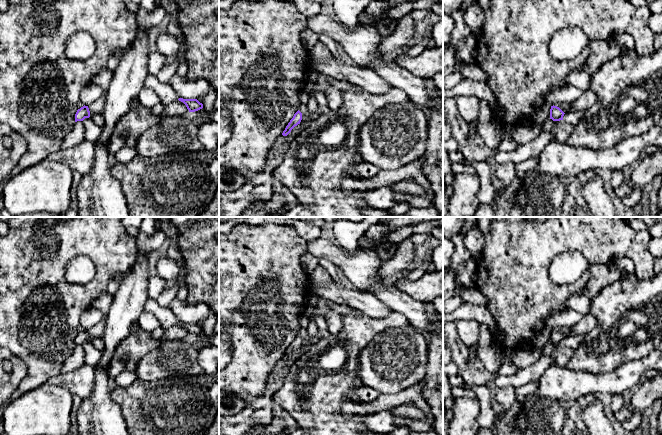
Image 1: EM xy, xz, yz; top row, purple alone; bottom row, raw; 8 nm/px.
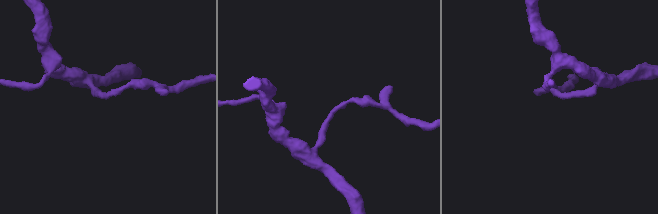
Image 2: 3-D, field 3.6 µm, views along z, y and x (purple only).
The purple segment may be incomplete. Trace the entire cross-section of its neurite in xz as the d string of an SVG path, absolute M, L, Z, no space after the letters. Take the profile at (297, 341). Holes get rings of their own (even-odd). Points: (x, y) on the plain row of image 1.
M298 334L294 338L293 342L290 344L290 346L288 347L288 349L286 350L286 352L283 355L282 359L283 360L287 360L295 350L297 350L298 348L300 348L301 344L302 344L302 337Z

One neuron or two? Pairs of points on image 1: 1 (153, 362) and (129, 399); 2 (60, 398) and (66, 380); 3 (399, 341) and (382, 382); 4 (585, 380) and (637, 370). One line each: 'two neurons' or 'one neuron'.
1: two neurons
2: two neurons
3: one neuron
4: one neuron

